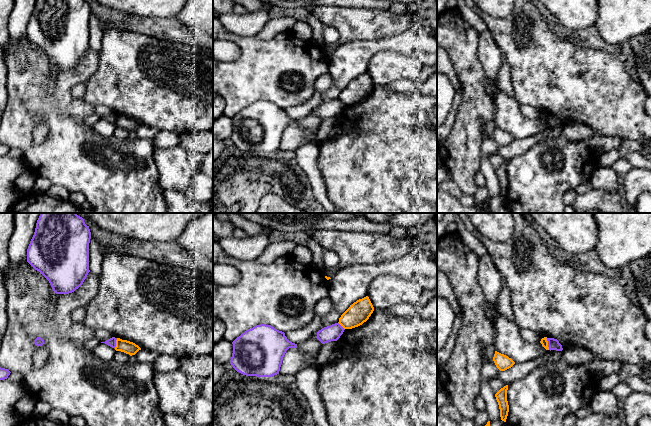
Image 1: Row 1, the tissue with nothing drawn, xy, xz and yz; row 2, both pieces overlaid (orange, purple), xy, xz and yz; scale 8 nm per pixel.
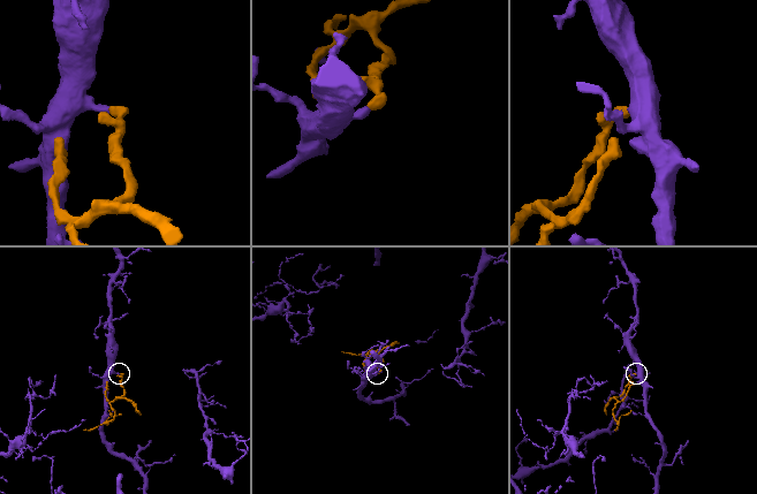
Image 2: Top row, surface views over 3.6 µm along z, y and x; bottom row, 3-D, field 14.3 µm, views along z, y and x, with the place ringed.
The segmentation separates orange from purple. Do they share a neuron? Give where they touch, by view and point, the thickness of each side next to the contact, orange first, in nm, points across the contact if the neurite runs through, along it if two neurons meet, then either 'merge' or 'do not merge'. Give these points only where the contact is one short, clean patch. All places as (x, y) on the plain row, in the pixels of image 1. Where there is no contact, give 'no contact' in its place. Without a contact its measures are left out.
contact yz (547, 120); calibres 60 and 90 nm; border yz (546, 114), (549, 125); do not merge

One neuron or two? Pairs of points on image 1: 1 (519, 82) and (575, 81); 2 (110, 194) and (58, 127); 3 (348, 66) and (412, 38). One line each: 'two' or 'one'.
1: one
2: one
3: one

